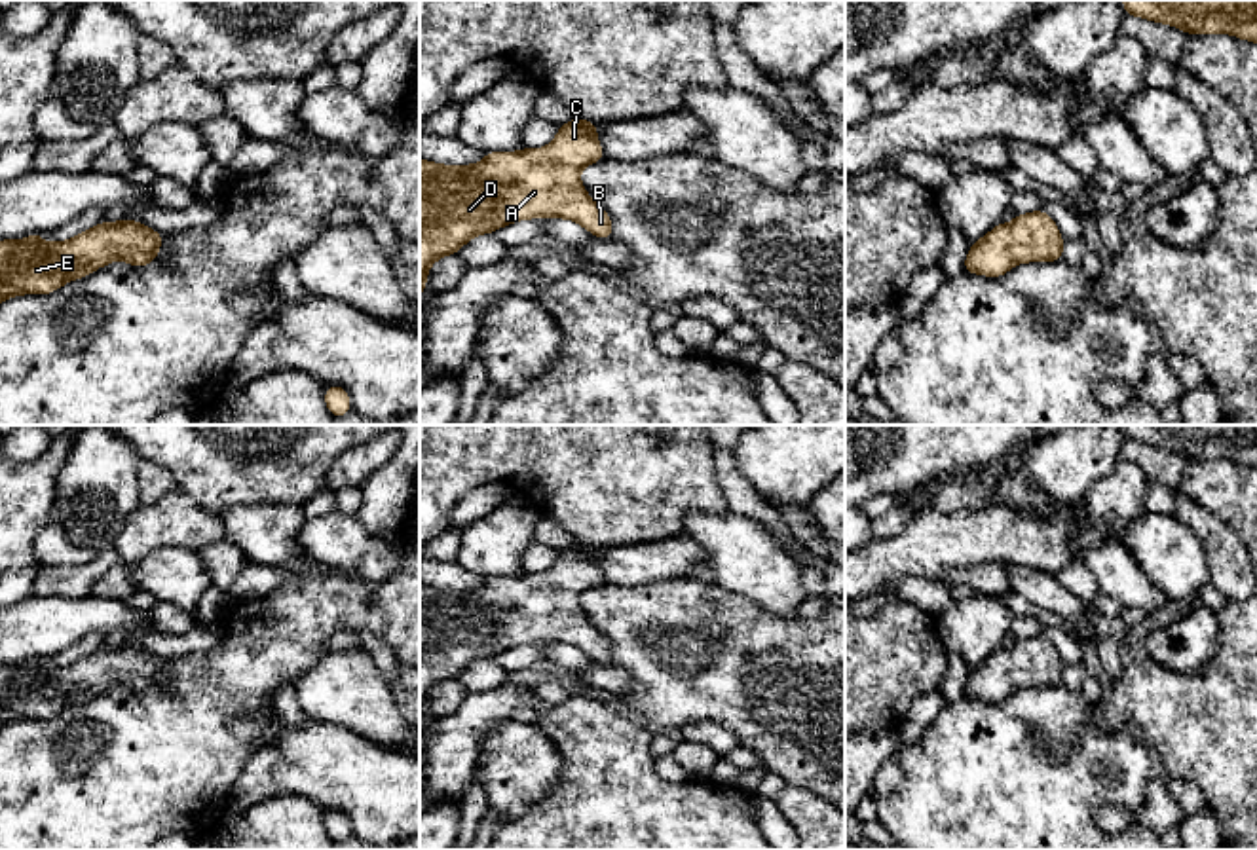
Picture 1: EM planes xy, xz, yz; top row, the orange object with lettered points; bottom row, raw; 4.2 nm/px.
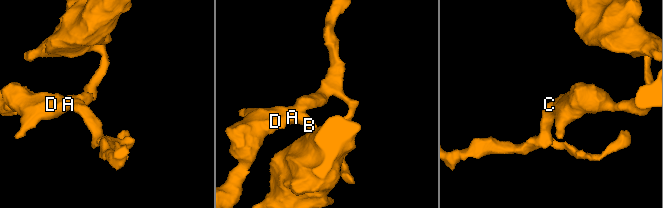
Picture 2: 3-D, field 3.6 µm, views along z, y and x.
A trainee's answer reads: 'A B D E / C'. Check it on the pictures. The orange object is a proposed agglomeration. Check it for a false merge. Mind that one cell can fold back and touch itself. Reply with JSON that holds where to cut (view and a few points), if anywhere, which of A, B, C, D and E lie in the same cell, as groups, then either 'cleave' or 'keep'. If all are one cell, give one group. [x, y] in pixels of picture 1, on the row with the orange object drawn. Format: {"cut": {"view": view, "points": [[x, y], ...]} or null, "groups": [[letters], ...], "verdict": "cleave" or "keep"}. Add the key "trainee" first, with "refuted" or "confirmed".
{"trainee": "refuted", "cut": null, "groups": [["A", "B", "C", "D", "E"]], "verdict": "keep"}

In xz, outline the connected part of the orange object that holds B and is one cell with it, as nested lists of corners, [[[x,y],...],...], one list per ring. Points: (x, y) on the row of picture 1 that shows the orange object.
[[[573,118],[560,125],[554,140],[541,148],[522,148],[520,152],[486,152],[477,165],[437,165],[420,159],[420,298],[427,283],[427,269],[442,256],[456,254],[469,239],[480,233],[494,233],[501,226],[526,218],[570,218],[587,228],[594,237],[611,241],[611,218],[594,203],[581,186],[579,171],[585,165],[602,161],[604,150],[596,137],[596,121]]]

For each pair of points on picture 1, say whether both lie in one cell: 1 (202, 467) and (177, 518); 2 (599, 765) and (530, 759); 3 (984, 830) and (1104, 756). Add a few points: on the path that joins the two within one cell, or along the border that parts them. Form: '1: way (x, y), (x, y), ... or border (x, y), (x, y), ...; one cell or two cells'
1: border (175, 484), (198, 505), (219, 517); two cells
2: border (534, 725), (561, 756), (561, 776), (540, 801); two cells
3: way (1014, 799), (1045, 769), (1073, 769); one cell

